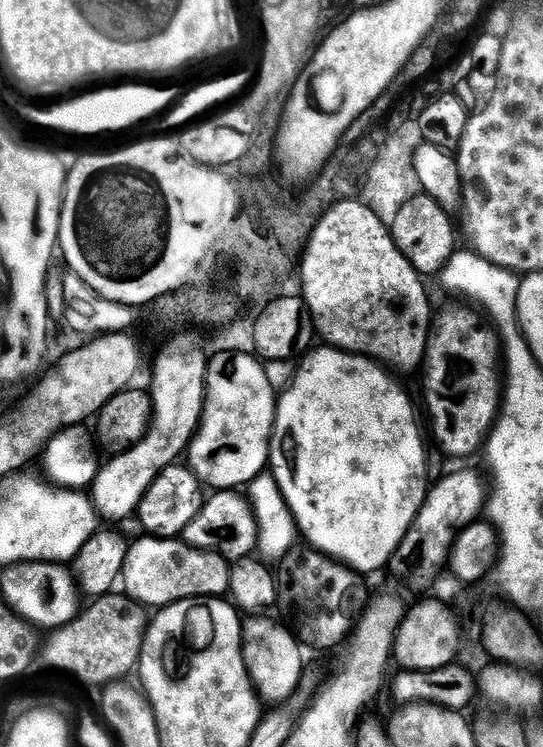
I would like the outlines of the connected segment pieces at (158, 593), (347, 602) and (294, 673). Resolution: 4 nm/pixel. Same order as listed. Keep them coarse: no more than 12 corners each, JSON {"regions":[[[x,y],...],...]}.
{"regions":[[[180,538],[131,541],[122,588],[159,610],[220,598],[232,569]],[[311,546],[287,561],[295,635],[339,649],[365,577]],[[264,614],[243,621],[261,701],[280,704],[304,672],[302,644]]]}

